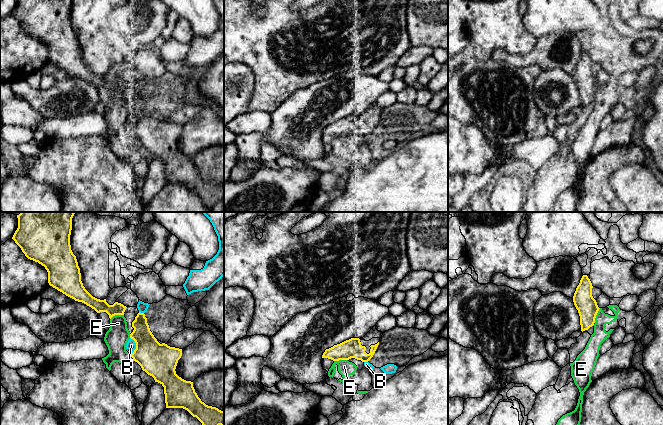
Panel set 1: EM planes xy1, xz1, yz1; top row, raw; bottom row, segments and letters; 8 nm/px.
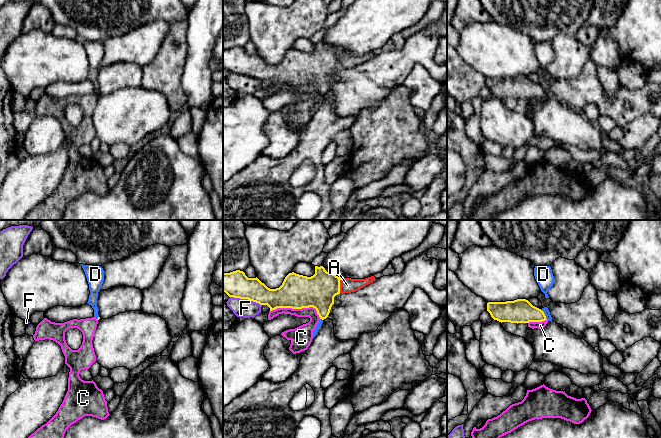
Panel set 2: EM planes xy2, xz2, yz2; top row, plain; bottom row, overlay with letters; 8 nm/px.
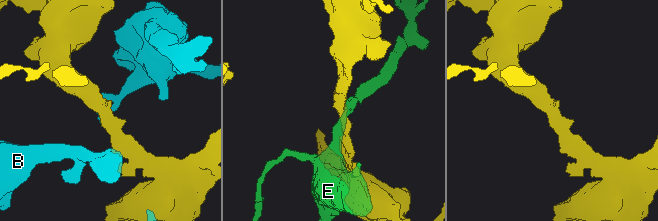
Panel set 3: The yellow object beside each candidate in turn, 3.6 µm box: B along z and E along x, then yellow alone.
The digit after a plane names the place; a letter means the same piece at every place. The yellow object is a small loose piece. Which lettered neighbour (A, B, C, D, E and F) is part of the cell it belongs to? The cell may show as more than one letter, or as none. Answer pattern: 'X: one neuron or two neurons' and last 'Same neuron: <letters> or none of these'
A: one neuron
B: two neurons
C: two neurons
D: two neurons
E: two neurons
F: two neurons
Same neuron: A

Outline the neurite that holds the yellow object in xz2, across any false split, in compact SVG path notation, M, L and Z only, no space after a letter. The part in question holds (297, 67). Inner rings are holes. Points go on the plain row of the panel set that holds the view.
M315 42L313 52L292 48L279 64L270 65L257 53L248 54L243 47L236 46L223 49L223 68L229 73L267 81L270 87L313 83L320 95L324 96L330 89L336 71L355 68L375 56L374 52L365 55L341 54L327 48L323 42Z

